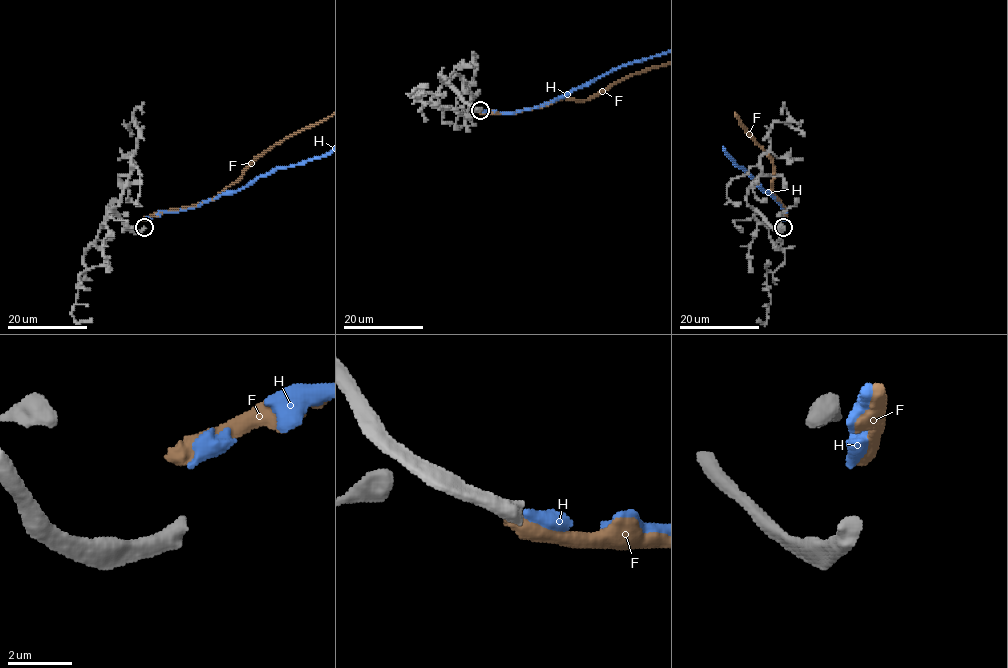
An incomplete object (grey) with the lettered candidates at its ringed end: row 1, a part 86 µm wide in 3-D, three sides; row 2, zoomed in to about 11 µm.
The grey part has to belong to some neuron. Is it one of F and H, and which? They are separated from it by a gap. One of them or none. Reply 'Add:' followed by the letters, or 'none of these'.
Add: F

